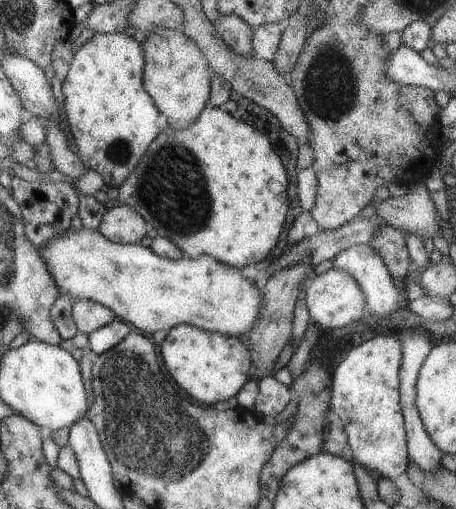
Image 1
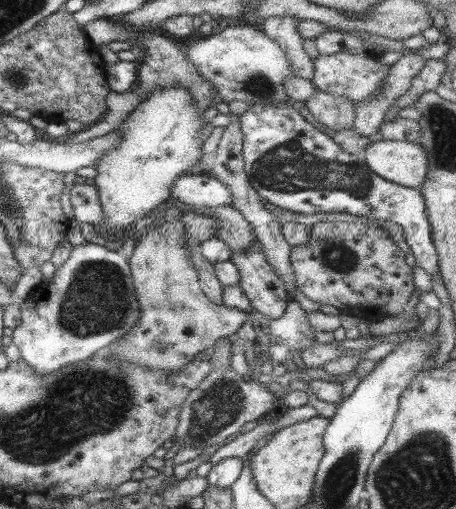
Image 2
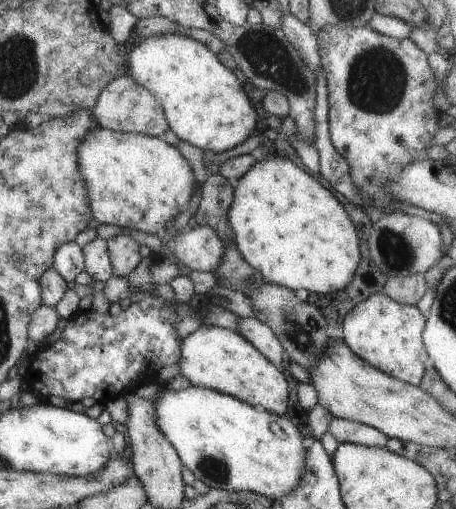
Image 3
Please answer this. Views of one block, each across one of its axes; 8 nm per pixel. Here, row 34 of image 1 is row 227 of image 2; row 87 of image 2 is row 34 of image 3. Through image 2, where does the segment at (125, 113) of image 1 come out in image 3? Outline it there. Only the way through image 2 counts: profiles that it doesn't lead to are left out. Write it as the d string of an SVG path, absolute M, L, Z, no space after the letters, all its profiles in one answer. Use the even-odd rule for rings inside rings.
M181 34L149 36L140 41L129 50L125 58L125 74L154 94L161 104L169 130L172 130L179 140L184 140L199 150L211 150L217 154L241 144L253 134L257 126L257 114L245 95L247 87L239 84L233 71L225 68L204 44Z

